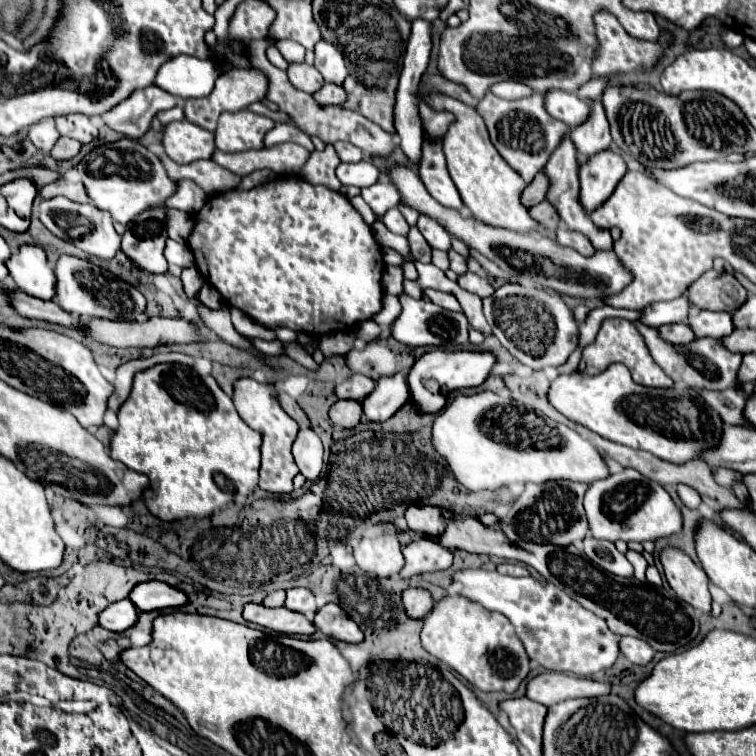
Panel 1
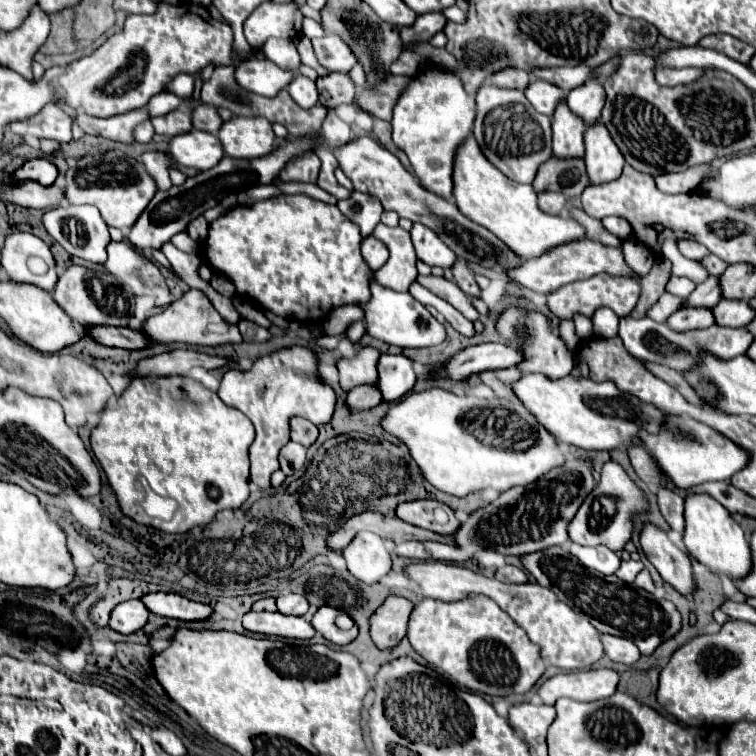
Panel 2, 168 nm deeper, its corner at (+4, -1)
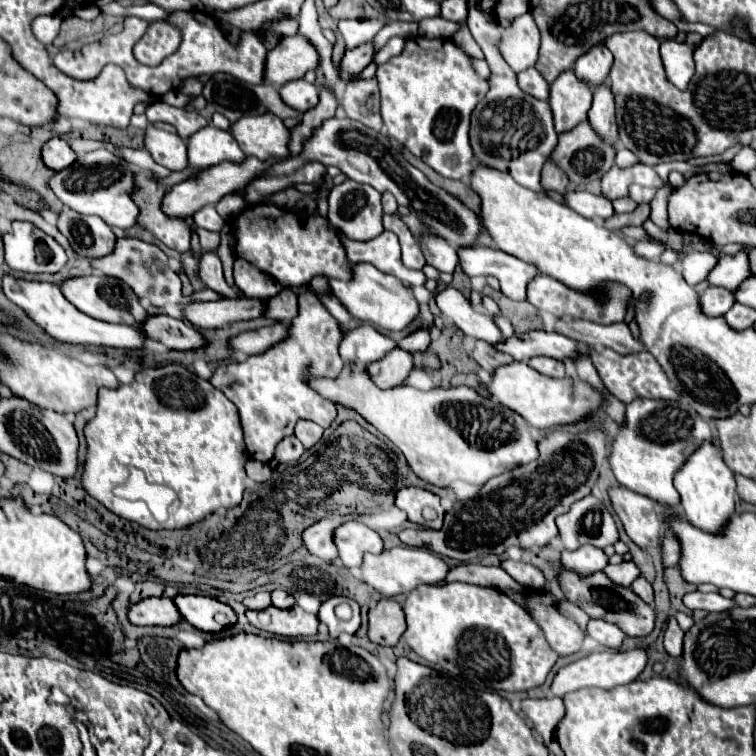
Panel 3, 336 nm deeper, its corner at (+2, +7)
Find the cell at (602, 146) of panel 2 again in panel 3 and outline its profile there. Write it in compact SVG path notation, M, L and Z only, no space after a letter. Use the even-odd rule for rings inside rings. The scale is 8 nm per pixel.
M604 84L594 90L592 108L588 112L588 122L592 124L598 136L604 136L604 140L608 140L608 144L618 142L618 128L616 128L616 118L614 118L614 98L612 98L610 86Z

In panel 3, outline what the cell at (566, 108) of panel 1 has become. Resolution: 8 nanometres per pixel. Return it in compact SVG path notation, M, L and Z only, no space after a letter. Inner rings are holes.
M528 68L518 74L518 84L524 92L538 100L548 100L550 96L550 84L544 80L544 76L536 68Z

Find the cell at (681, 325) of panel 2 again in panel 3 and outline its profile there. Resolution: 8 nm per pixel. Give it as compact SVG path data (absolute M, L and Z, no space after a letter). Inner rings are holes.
M710 286L702 296L700 296L700 310L706 316L722 316L726 314L734 304L734 296L730 290L724 288L714 288Z

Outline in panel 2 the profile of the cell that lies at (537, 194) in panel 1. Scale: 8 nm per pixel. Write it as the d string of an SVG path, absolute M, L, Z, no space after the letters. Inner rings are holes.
M548 158L534 178L534 190L536 192L562 192L566 198L580 196L584 188L590 184L586 174L586 164L582 158Z

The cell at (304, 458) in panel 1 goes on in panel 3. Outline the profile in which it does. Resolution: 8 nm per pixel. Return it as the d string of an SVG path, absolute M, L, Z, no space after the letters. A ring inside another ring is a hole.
M288 436L288 438L280 440L280 444L276 446L274 458L278 462L294 462L294 460L298 460L302 456L302 452L304 452L302 442L296 436Z

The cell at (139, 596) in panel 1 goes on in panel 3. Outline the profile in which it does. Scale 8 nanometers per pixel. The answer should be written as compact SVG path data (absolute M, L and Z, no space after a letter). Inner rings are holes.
M178 594L172 600L174 600L176 608L180 608L182 618L188 620L198 630L220 632L222 628L232 626L236 622L234 610L230 606L218 602L216 598Z

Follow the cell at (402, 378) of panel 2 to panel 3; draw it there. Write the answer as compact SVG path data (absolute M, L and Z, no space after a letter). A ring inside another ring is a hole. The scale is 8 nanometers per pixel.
M418 330L414 334L410 334L408 338L404 338L400 344L400 348L408 350L410 354L416 354L416 352L426 352L426 348L430 346L430 334L426 330Z

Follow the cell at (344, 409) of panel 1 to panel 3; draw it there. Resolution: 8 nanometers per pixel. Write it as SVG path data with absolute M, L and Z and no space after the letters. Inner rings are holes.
M394 348L386 358L372 362L368 366L370 380L378 388L398 386L400 382L404 382L408 378L410 370L412 370L412 356L400 348Z

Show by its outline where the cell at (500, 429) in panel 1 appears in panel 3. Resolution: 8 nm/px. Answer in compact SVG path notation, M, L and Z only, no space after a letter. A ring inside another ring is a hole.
M352 372L350 376L340 376L336 380L312 380L310 382L316 392L326 396L332 402L340 402L348 408L360 412L374 428L378 428L384 436L388 436L398 450L406 456L412 470L426 482L446 488L454 480L464 480L476 486L484 486L492 476L500 476L518 468L520 464L528 464L540 456L538 440L530 434L530 424L510 408L502 408L498 400L492 396L484 396L474 388L458 386L458 388L432 388L428 392L412 388L412 386L396 386L390 390L380 390L368 378L368 372Z

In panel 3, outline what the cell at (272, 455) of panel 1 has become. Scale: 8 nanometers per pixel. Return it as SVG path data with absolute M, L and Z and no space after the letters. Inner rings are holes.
M306 290L298 296L300 312L288 324L288 336L268 348L264 354L248 356L244 362L230 362L220 366L210 378L212 386L222 390L240 412L244 426L244 440L250 458L258 462L270 462L274 458L276 444L284 434L292 434L300 418L318 422L322 428L328 428L336 418L336 404L320 396L310 384L310 378L336 378L344 362L338 354L338 344L342 340L342 330L330 312L320 304L320 298Z

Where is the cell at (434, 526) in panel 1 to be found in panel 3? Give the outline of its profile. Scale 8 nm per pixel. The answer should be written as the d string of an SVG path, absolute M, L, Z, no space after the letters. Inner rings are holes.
M402 488L402 490L398 490L396 506L406 512L410 522L416 522L416 524L422 524L422 526L428 526L428 528L434 528L434 530L440 530L442 524L444 524L442 520L444 520L446 510L442 508L440 498L436 494L424 490L424 488ZM426 506L436 510L436 518L434 520L426 520L424 518L422 510Z

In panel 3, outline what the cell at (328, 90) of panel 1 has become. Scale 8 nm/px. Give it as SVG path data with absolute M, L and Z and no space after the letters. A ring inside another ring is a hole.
M372 42L362 44L358 48L346 50L342 62L340 62L340 78L344 82L354 80L374 58L374 50L372 50Z

